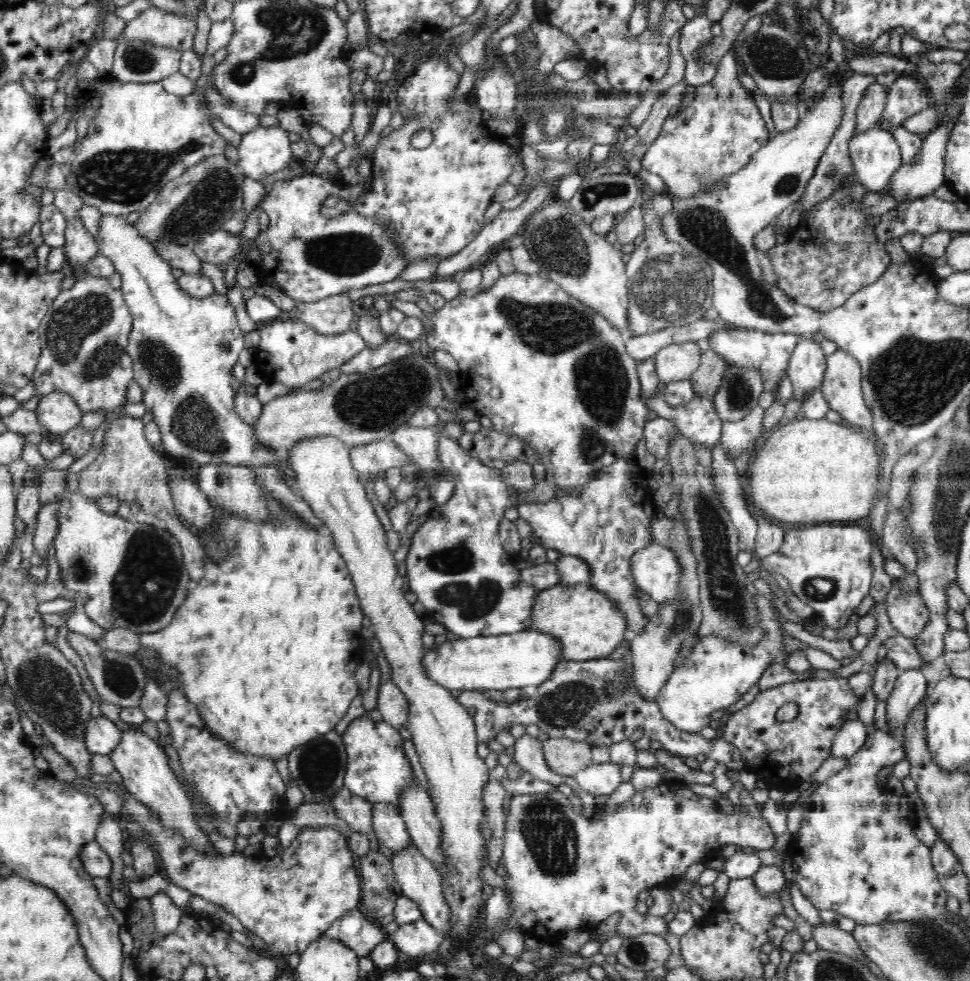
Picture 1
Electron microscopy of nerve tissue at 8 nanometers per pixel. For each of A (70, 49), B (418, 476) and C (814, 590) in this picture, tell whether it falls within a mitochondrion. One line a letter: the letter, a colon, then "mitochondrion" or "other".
A: other
B: other
C: mitochondrion

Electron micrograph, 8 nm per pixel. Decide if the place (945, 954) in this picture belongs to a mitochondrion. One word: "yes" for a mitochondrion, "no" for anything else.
yes

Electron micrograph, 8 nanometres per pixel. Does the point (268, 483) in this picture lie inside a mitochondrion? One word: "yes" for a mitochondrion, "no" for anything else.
no

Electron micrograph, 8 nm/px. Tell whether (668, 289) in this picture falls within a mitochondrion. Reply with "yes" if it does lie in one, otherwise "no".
yes

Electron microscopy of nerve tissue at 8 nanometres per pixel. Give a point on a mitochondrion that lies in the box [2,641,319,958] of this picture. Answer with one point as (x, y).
(52, 692)

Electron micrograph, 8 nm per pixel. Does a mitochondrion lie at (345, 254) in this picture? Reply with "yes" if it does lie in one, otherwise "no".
yes

